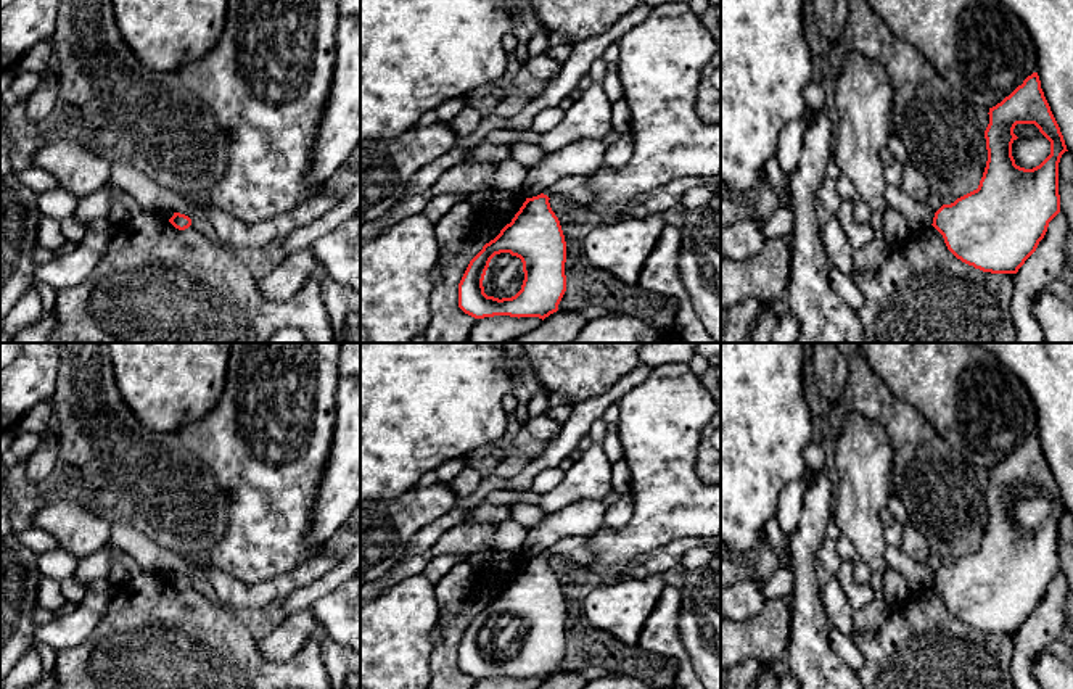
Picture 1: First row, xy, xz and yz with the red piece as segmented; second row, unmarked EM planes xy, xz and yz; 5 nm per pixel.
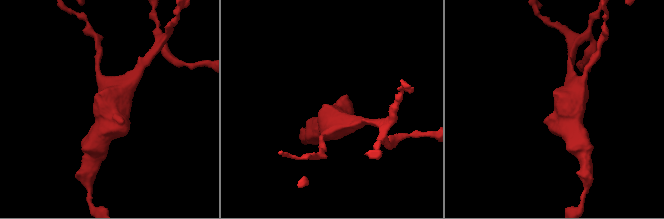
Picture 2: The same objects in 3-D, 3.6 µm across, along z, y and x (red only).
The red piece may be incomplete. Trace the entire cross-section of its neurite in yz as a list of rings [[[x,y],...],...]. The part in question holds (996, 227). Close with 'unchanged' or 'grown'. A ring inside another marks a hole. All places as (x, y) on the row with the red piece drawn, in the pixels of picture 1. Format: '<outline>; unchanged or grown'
[[[1038,72],[988,114],[988,161],[978,188],[943,204],[931,225],[962,262],[983,272],[1017,274],[1060,212],[1059,163],[1068,150]],[[1017,124],[1034,124],[1050,142],[1050,155],[1033,169],[1017,166],[1012,156]]]; unchanged

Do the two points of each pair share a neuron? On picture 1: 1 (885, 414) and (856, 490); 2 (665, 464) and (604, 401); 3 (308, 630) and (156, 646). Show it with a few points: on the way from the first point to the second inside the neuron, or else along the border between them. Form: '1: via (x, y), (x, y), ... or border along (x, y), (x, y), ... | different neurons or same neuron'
1: border along (851, 409), (882, 429), (893, 461) | different neurons
2: border along (645, 377), (618, 403) | different neurons
3: border along (256, 639), (266, 657), (279, 662), (290, 660) | different neurons

